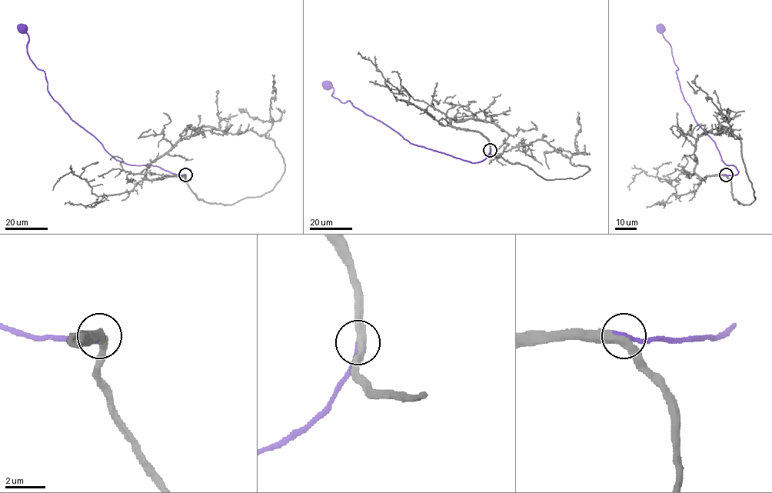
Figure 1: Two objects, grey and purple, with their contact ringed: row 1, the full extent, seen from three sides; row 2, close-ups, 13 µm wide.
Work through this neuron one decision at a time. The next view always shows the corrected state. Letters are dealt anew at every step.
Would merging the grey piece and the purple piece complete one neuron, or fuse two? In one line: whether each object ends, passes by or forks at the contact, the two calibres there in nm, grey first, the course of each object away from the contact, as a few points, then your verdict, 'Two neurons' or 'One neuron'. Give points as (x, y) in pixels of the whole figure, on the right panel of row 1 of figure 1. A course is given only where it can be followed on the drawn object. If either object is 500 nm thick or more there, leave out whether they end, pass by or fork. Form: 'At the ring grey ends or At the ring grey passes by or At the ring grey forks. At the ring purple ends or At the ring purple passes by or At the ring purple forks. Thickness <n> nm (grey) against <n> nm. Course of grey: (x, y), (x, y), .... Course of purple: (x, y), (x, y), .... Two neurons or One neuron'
At the ring grey passes by. At the ring purple ends. Thickness 400 nm (grey) against 280 nm. Course of grey: (725, 174), (739, 203), (755, 199), (741, 138), (724, 130), (715, 134), (723, 127), (740, 129). Course of purple: (726, 174), (735, 175), (738, 171), (722, 160), (715, 142), (697, 123), (680, 90), (670, 45), (660, 28). One neuron

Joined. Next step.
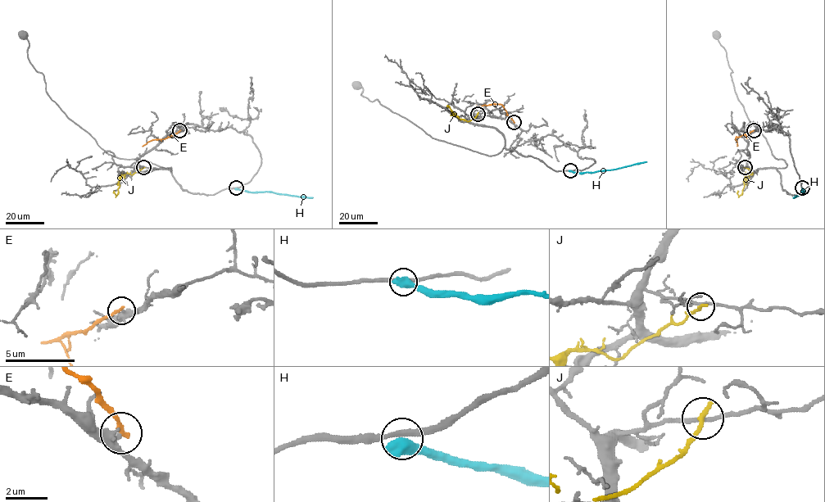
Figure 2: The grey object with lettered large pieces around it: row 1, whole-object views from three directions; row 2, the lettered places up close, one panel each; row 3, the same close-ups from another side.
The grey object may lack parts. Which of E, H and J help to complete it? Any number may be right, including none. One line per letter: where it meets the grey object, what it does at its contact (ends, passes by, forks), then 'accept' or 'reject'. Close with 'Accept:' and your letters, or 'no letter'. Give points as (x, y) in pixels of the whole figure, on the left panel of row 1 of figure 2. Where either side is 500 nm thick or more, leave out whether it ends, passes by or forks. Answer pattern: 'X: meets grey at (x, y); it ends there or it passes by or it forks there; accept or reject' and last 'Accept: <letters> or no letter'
E: meets grey at (179, 130); it ends there; reject
H: meets grey at (236, 187); reject
J: meets grey at (143, 167); it ends there; reject
Accept: no letter

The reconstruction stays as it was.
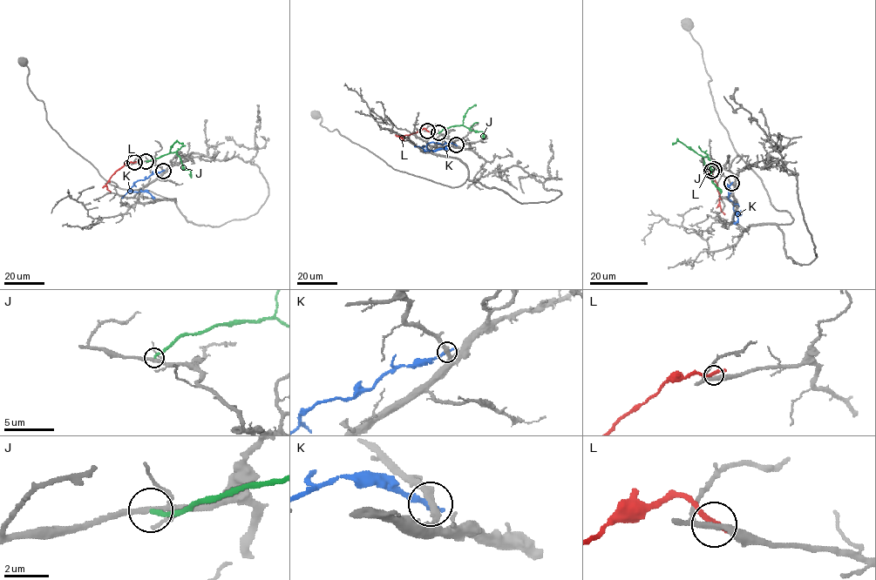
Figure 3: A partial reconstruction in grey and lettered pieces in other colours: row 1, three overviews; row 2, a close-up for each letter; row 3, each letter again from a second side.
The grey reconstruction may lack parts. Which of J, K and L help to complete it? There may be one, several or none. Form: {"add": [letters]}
{"add": []}

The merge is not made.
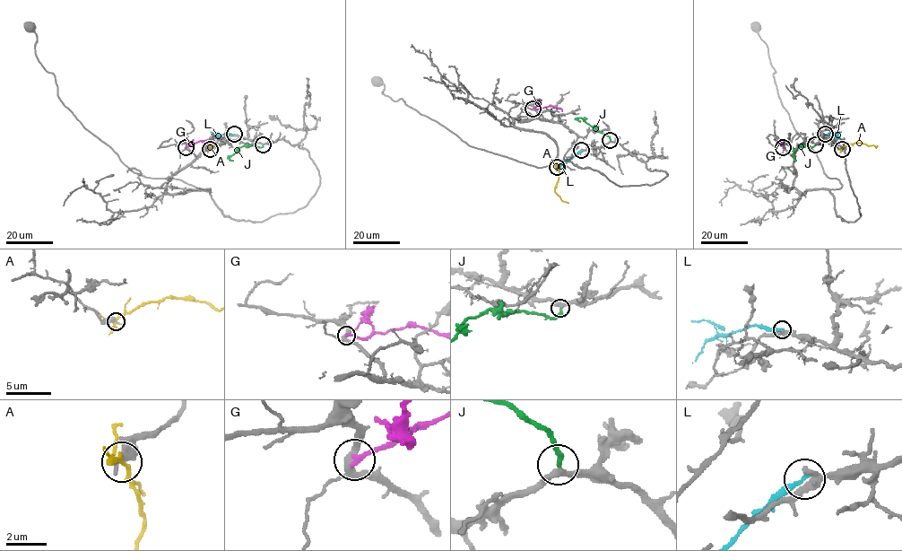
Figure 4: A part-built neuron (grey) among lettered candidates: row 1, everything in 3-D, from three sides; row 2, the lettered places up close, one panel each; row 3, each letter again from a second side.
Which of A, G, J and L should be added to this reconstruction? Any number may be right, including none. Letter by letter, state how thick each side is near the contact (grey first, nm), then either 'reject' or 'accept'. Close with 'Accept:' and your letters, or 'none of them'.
A: 480 nm thick on the grey side, 190 nm on the other; reject
G: 280 nm thick on the grey side, 240 nm on the other; reject
J: 320 nm thick on the grey side, 240 nm on the other; accept
L: 380 nm thick on the grey side, 280 nm on the other; reject
Accept: J

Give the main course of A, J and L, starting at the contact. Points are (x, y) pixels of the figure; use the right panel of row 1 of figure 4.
A: (842, 149), (854, 143), (876, 148), (877, 145)
J: (815, 144), (797, 147), (793, 153), (796, 161)
L: (825, 135), (832, 133), (845, 143)

